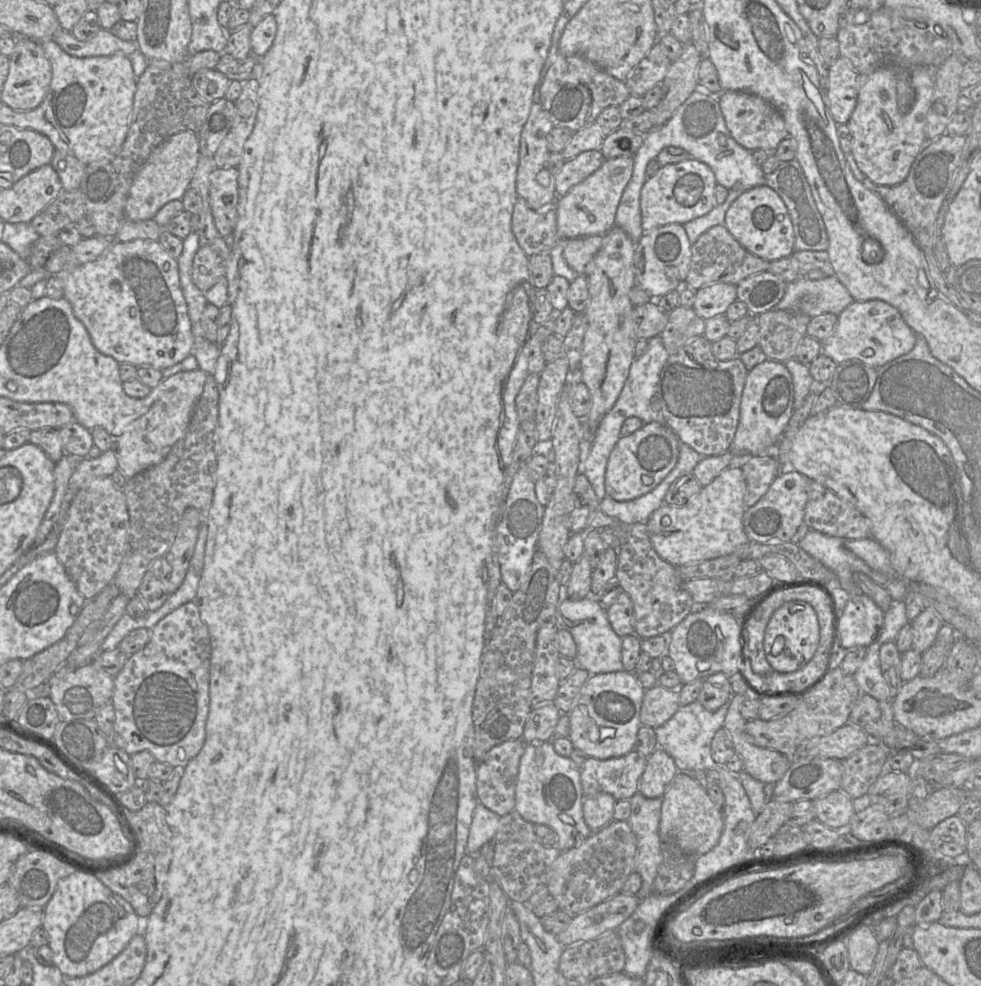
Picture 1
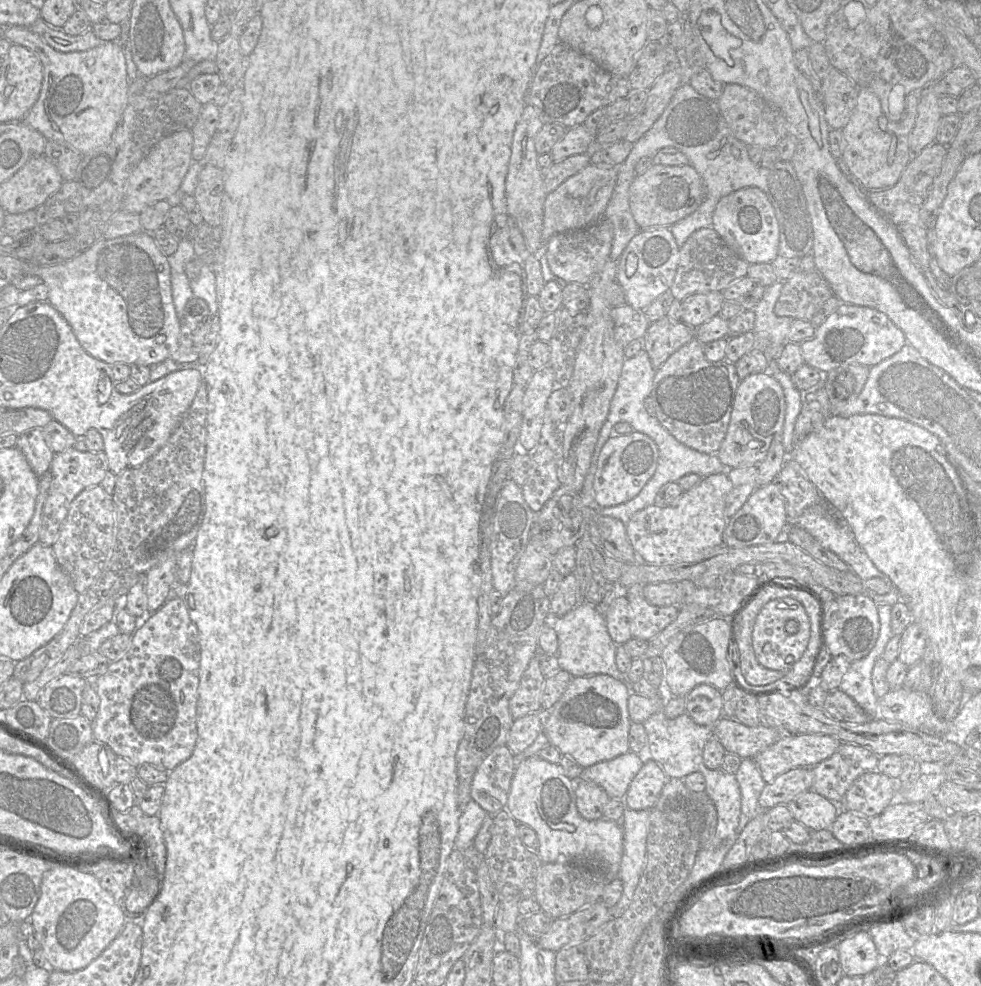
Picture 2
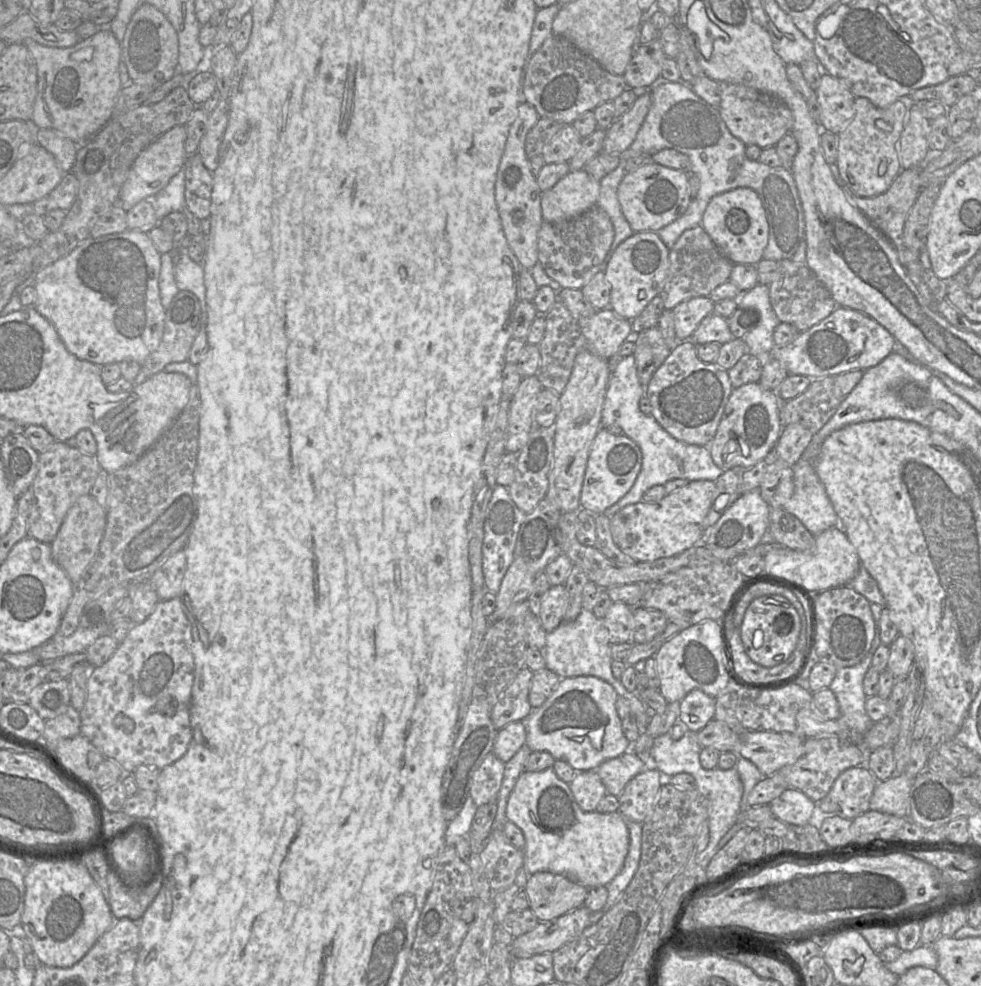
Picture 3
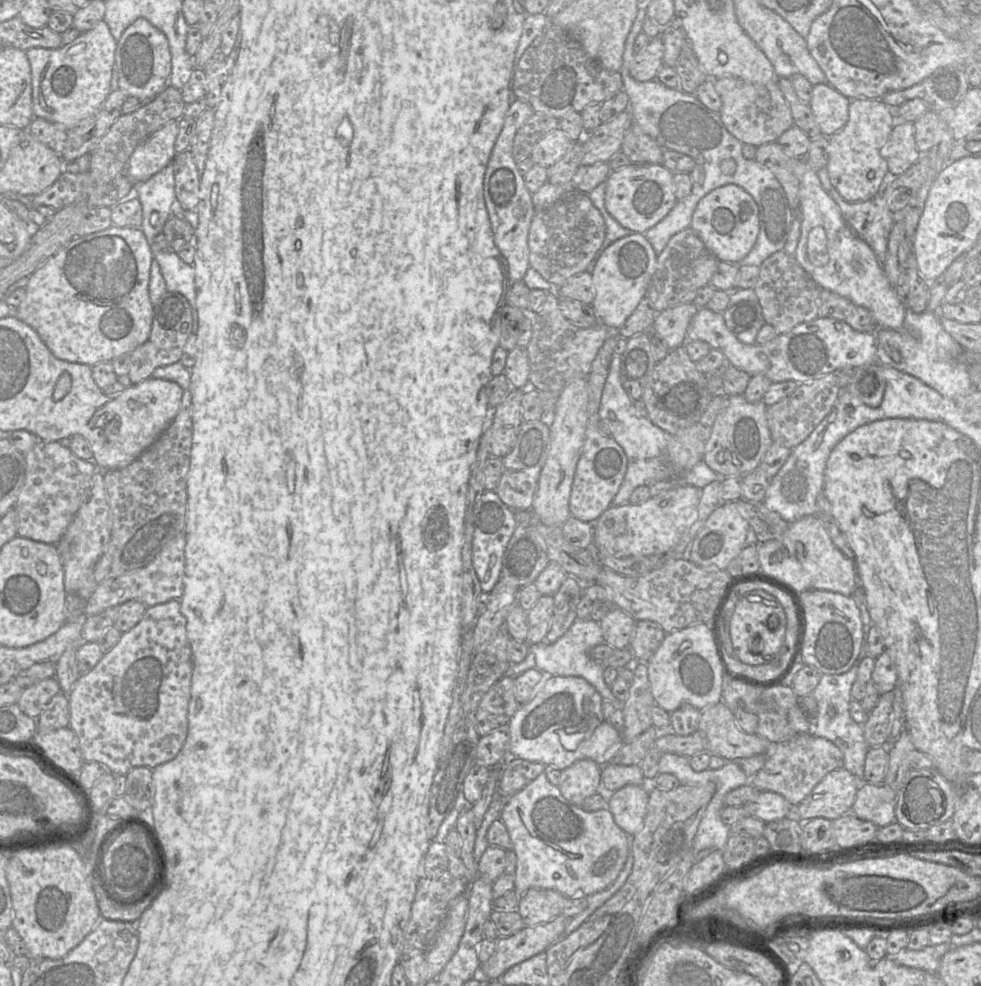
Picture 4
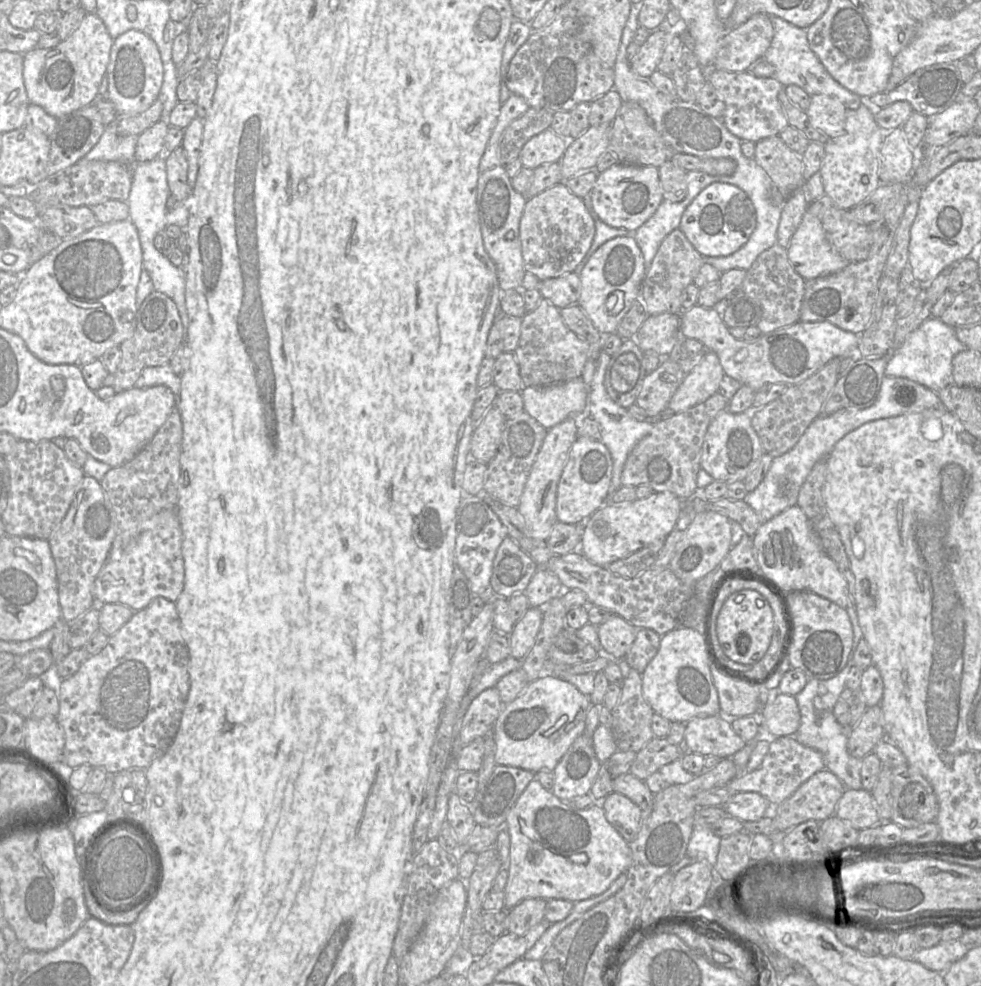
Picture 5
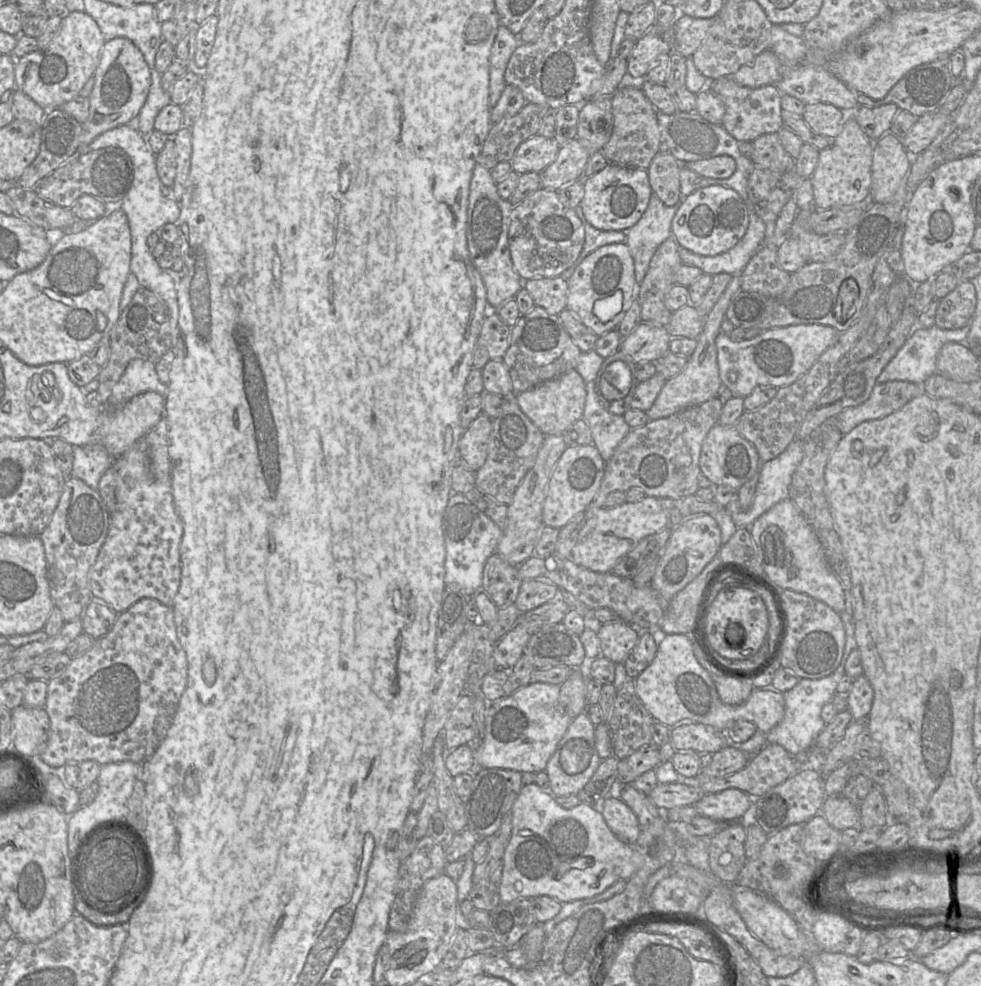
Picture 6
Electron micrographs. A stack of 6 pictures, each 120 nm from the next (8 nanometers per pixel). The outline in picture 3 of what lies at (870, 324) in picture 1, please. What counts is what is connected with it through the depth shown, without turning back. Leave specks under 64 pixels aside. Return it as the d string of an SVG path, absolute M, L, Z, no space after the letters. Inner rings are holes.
M838 305L829 316L810 329L799 332L790 343L775 345L770 357L778 360L789 374L807 376L812 380L876 366L893 352L895 343L893 335L874 319Z

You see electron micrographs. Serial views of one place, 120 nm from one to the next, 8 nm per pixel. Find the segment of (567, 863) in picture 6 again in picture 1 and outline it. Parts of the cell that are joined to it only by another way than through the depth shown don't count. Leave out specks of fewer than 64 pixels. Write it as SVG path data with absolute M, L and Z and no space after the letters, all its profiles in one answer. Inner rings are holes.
M551 740L526 744L520 760L515 811L534 825L552 828L558 835L554 847L561 852L579 845L593 833L583 816L584 793L580 773L570 757L556 753Z

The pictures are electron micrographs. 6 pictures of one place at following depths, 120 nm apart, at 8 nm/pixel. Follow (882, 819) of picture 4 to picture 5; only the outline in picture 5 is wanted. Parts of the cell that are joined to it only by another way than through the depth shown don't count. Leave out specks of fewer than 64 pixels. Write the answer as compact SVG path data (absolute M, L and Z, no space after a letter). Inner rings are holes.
M846 789L838 801L835 816L861 830L880 823L871 792Z

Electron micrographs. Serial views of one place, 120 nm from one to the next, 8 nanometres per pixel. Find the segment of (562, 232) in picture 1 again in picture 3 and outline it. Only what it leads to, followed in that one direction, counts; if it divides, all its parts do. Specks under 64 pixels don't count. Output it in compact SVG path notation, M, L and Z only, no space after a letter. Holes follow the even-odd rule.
M584 169L569 172L552 188L542 192L542 219L548 223L559 223L578 217L597 206L600 181Z

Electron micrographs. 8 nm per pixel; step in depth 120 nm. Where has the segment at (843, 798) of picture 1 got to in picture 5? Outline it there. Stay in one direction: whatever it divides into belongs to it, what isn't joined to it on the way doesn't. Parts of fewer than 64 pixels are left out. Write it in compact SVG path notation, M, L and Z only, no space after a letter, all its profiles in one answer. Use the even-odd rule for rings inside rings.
M736 792L722 807L728 816L742 822L758 821L773 808L771 803L757 792Z

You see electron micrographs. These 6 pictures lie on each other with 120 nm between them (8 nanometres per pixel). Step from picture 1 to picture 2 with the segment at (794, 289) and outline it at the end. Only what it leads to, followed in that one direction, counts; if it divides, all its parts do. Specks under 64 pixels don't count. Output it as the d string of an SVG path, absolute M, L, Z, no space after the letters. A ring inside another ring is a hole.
M777 282L766 288L759 304L753 309L756 316L753 332L757 340L771 343L774 346L784 346L787 343L789 330L794 322L791 317L779 317L775 314L775 305L780 296L783 282Z

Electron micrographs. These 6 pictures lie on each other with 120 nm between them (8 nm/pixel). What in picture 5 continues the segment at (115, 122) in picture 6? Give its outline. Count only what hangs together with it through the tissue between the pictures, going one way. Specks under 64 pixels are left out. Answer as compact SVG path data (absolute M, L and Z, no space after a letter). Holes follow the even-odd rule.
M131 29L114 39L107 66L107 98L120 116L134 116L145 111L158 99L164 67L157 44L145 33Z

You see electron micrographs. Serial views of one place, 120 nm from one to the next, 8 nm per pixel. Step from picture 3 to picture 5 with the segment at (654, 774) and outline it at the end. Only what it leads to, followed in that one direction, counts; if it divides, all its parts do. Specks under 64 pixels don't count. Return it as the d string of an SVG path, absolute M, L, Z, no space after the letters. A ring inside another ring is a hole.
M611 792L604 802L608 822L628 842L636 838L643 820L643 812L632 800L618 792Z

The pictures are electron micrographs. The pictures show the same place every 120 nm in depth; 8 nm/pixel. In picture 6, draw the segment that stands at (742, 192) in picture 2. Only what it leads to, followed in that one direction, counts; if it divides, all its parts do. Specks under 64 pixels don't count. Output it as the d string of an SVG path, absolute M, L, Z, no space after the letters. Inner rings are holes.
M711 185L687 196L672 220L672 235L680 246L691 252L713 256L734 247L746 233L749 220L747 204L735 190Z

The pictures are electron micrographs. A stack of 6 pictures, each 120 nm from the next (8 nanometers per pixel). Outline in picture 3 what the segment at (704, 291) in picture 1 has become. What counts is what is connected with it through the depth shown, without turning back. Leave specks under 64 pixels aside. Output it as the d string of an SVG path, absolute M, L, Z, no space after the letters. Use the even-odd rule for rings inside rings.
M701 296L685 300L672 309L678 341L691 338L700 322L714 313L714 304L708 296Z

